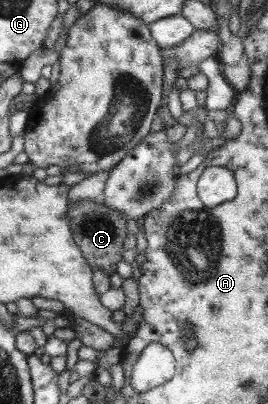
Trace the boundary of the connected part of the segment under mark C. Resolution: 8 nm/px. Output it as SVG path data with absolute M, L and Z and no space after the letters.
M99 199L90 202L90 200L76 200L68 202L66 210L68 225L70 225L70 234L76 246L81 250L82 256L93 272L102 273L105 277L111 276L116 272L116 262L122 259L122 242L126 238L126 221L114 210L108 209Z

